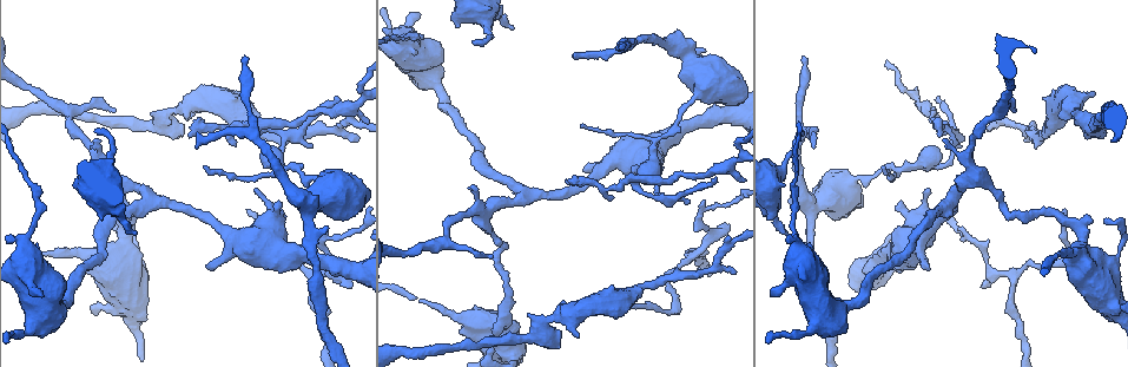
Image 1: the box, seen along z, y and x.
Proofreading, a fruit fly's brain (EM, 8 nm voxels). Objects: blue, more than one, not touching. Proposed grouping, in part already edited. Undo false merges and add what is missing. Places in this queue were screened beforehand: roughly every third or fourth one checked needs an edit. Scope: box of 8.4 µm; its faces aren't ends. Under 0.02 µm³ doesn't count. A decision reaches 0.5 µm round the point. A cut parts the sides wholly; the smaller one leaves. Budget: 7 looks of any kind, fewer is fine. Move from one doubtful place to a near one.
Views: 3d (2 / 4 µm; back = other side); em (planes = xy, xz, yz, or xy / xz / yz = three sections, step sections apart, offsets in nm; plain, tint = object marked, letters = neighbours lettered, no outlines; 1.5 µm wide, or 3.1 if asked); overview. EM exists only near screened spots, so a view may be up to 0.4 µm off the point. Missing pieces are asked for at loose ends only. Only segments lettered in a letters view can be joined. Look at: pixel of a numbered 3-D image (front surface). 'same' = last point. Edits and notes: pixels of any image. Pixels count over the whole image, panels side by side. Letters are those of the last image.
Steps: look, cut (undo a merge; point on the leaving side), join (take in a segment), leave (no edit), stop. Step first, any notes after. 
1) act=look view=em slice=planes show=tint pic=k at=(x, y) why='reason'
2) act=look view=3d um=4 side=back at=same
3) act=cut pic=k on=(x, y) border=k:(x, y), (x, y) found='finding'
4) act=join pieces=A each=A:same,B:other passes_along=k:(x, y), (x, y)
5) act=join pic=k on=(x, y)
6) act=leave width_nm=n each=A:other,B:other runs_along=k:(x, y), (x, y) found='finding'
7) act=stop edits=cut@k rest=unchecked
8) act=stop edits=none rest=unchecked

act=look view=3d um=2 pic=1 at=(1008, 215) why='abrupt turn'

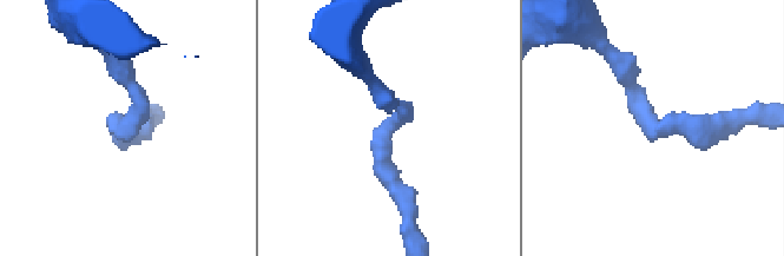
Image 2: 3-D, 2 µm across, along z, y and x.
act=look view=em slice=planes show=letters pic=2 at=(122, 124) arm_widths_nm=160,170 why='shape alone is not enough'

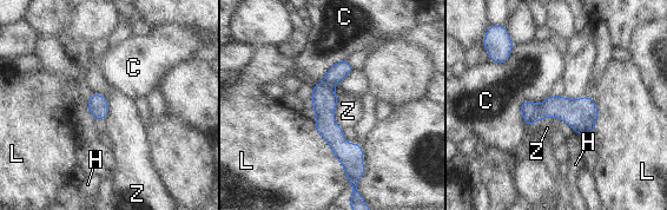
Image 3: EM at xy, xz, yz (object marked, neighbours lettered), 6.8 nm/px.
act=leave width_nm=140 each=C:other,H:other,L:other,Z:other found='all the same neuron'

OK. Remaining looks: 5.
act=look view=3d um=2 pic=1 at=(475, 39) why='an open end'

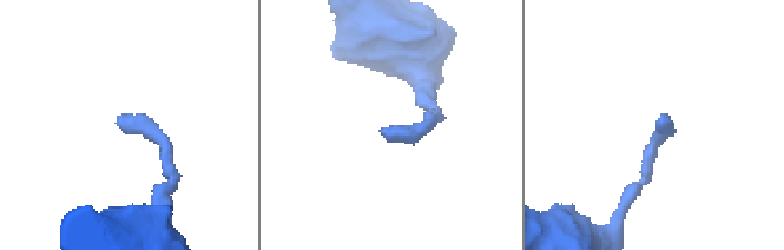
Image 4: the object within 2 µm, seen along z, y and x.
act=look view=em slice=xz step=4 show=letters pic=4 at=(383, 129) why='shape alone is not enough'

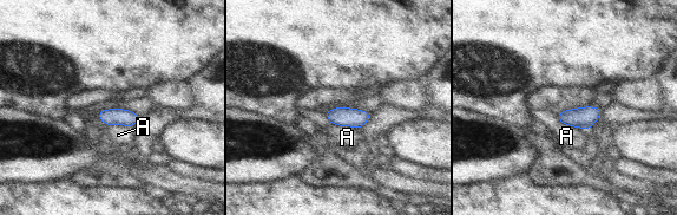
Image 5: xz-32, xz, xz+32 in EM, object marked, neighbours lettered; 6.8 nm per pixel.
act=look view=em slice=planes show=letters at=same

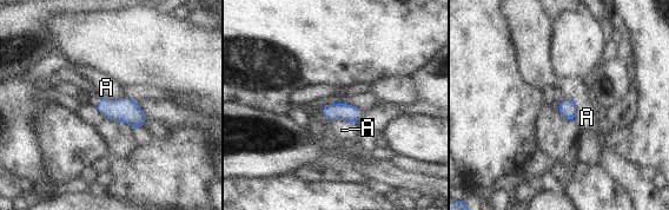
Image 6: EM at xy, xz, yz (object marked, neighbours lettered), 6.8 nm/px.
act=leave width_nm=120 each=A:other border=6:(329, 120), (353, 120), (356, 123) found='none of them fits'

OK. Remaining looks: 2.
act=look view=3d um=4 pic=1 at=(246, 57) why='free end'

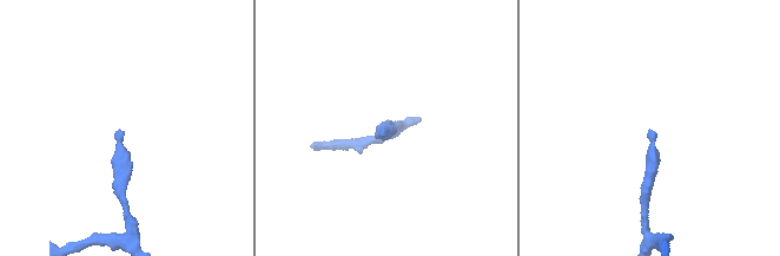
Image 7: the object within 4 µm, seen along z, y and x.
act=look view=em slice=planes show=letters pic=7 at=(381, 130)

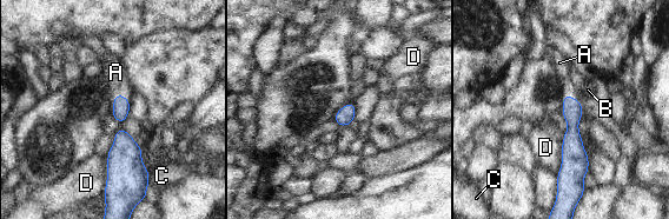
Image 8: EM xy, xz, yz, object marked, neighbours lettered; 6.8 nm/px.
act=join pieces=A longest_contact=D:260nm each=A:same,B:other,C:other,D:other passes_along=8:(121, 105), (119, 94), (116, 72) found='the neuron continues'

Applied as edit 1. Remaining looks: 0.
act=stop edits=join@8 rest=unchecked

